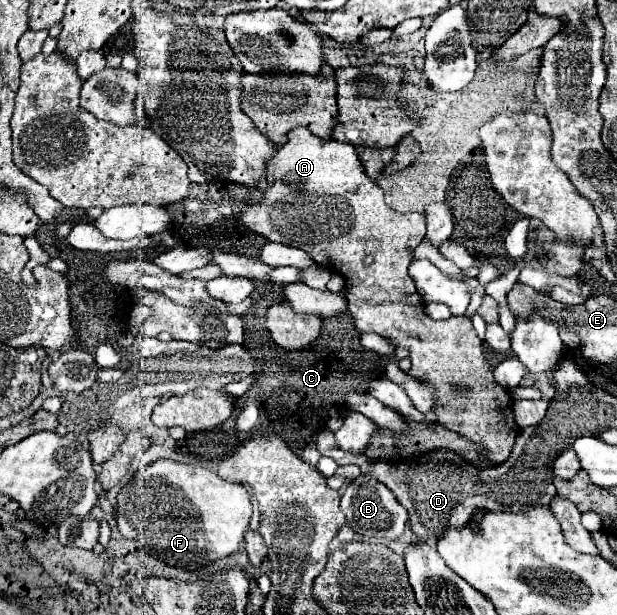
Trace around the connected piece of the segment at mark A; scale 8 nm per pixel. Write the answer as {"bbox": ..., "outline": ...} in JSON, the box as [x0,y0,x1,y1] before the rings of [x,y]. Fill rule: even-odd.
{"bbox":[242,126,518,464],"outline":[[[302,126],[290,130],[288,142],[280,146],[270,158],[266,168],[266,182],[268,188],[264,192],[264,198],[256,204],[248,204],[242,210],[242,224],[246,224],[246,228],[250,228],[252,232],[262,234],[270,242],[282,242],[286,246],[302,248],[316,264],[328,262],[330,270],[342,272],[348,290],[348,312],[354,316],[356,328],[360,332],[382,334],[396,344],[408,346],[412,368],[406,374],[432,386],[436,396],[436,402],[432,406],[436,422],[470,440],[476,450],[488,460],[488,464],[502,464],[510,456],[514,440],[518,436],[510,392],[494,380],[492,368],[482,352],[482,340],[478,338],[470,318],[450,316],[448,320],[436,322],[426,316],[424,300],[422,296],[418,296],[414,280],[408,274],[412,250],[426,234],[424,214],[398,214],[388,208],[382,198],[382,188],[364,174],[354,146],[336,140],[322,140]],[[366,256],[374,256],[374,262],[370,266],[364,264]],[[454,388],[458,388],[460,394],[456,394]]]}

